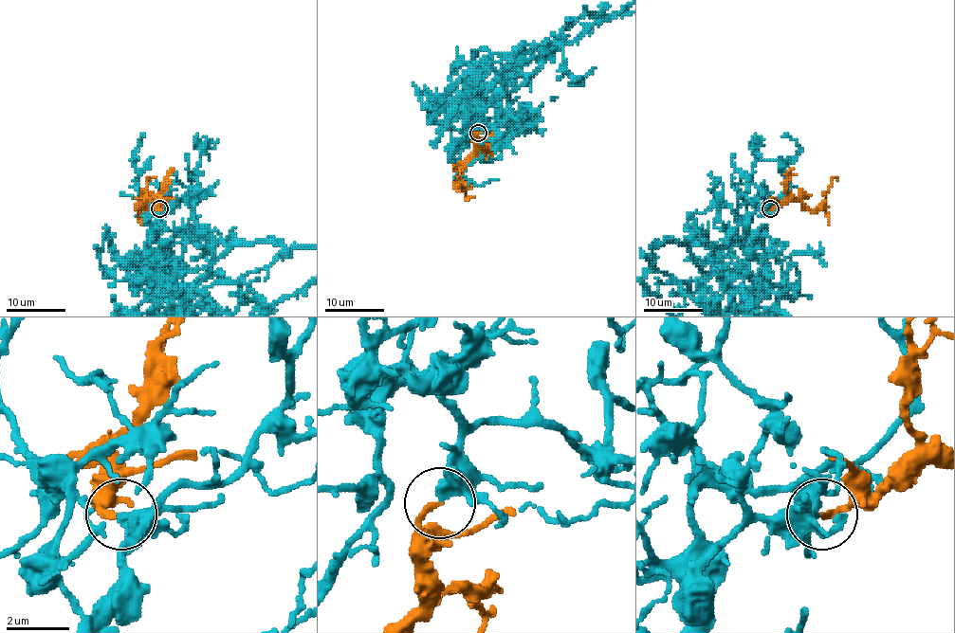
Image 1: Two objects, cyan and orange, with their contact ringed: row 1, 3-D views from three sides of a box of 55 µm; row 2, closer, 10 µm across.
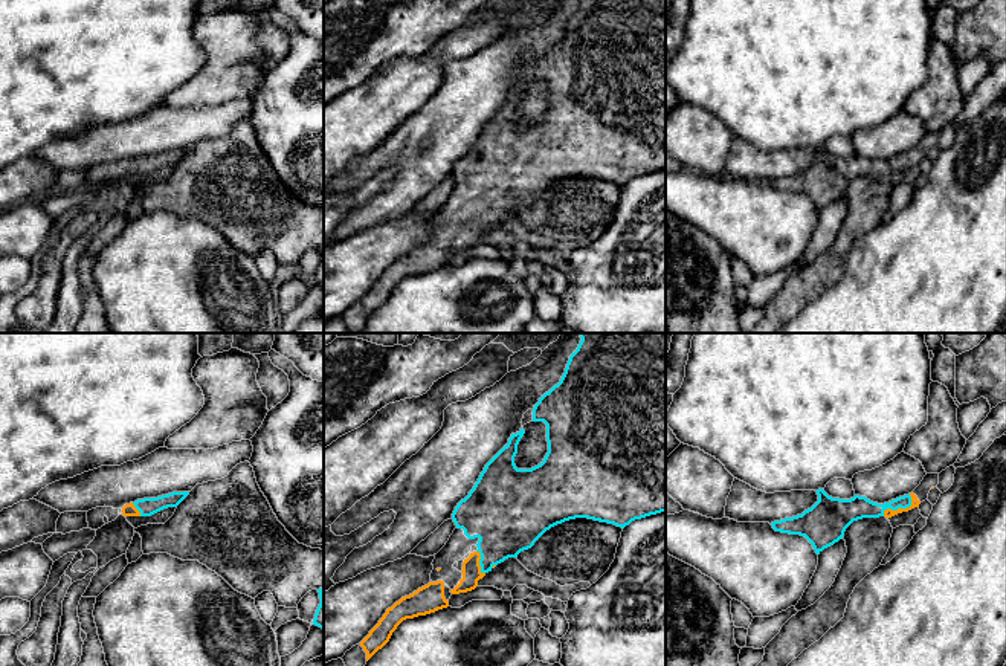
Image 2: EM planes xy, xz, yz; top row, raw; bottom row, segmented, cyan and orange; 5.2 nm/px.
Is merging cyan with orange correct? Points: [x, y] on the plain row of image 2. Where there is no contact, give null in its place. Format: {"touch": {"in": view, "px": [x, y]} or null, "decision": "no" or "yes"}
{"touch": {"in": "yz", "px": [901, 165]}, "decision": "yes"}

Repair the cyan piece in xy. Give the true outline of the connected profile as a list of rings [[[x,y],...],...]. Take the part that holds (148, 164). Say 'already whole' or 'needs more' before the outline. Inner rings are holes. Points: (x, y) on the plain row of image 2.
needs more | [[[173,150],[157,156],[143,156],[122,165],[124,174],[151,174],[163,166],[177,165],[189,150]]]

